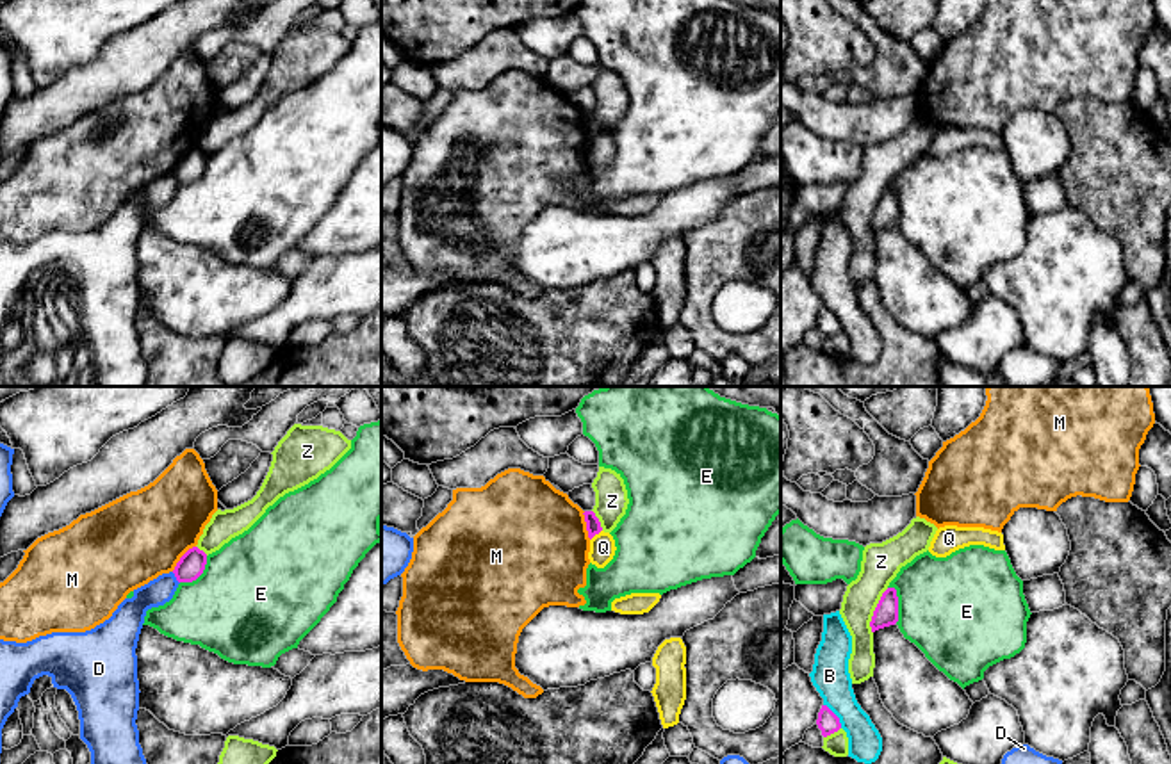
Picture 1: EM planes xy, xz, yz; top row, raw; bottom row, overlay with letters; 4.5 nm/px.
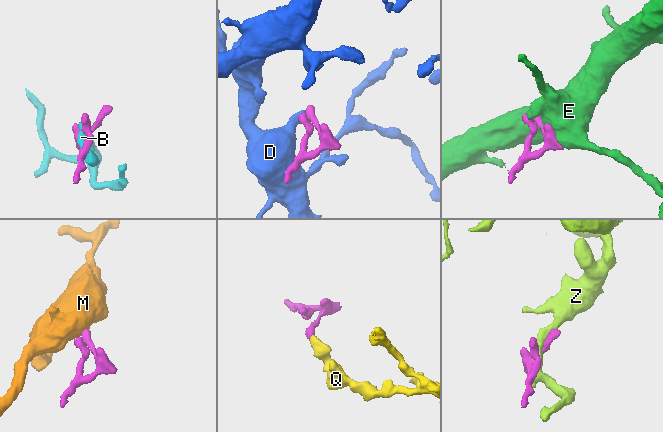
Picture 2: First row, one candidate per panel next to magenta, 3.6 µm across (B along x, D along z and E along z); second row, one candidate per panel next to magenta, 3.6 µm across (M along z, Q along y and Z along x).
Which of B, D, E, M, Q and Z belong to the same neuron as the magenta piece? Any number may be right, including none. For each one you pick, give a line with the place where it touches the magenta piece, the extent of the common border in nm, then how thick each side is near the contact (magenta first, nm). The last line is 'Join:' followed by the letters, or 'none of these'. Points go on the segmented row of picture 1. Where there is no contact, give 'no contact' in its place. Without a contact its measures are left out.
Join: none of these

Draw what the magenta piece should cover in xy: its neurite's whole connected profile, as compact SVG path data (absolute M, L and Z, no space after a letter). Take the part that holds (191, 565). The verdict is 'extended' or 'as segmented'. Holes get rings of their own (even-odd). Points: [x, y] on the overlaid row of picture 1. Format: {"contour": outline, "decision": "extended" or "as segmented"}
{"contour": "M192 547L180 557L173 573L178 582L192 582L203 573L205 565L207 554L198 547Z", "decision": "as segmented"}

